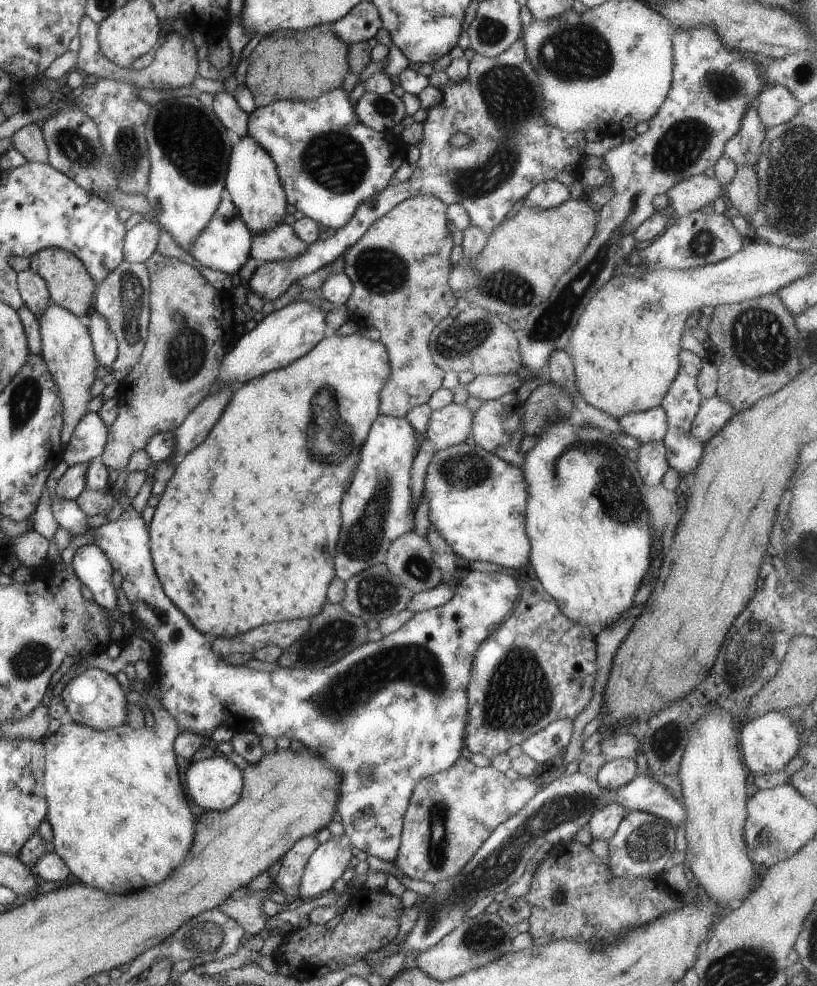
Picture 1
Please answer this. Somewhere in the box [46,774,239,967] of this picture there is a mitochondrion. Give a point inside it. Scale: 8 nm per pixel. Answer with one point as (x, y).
(206, 936)

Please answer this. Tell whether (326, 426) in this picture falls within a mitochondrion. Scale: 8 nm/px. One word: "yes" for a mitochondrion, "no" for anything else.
yes

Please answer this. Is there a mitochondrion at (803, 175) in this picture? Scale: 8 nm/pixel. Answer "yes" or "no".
yes

